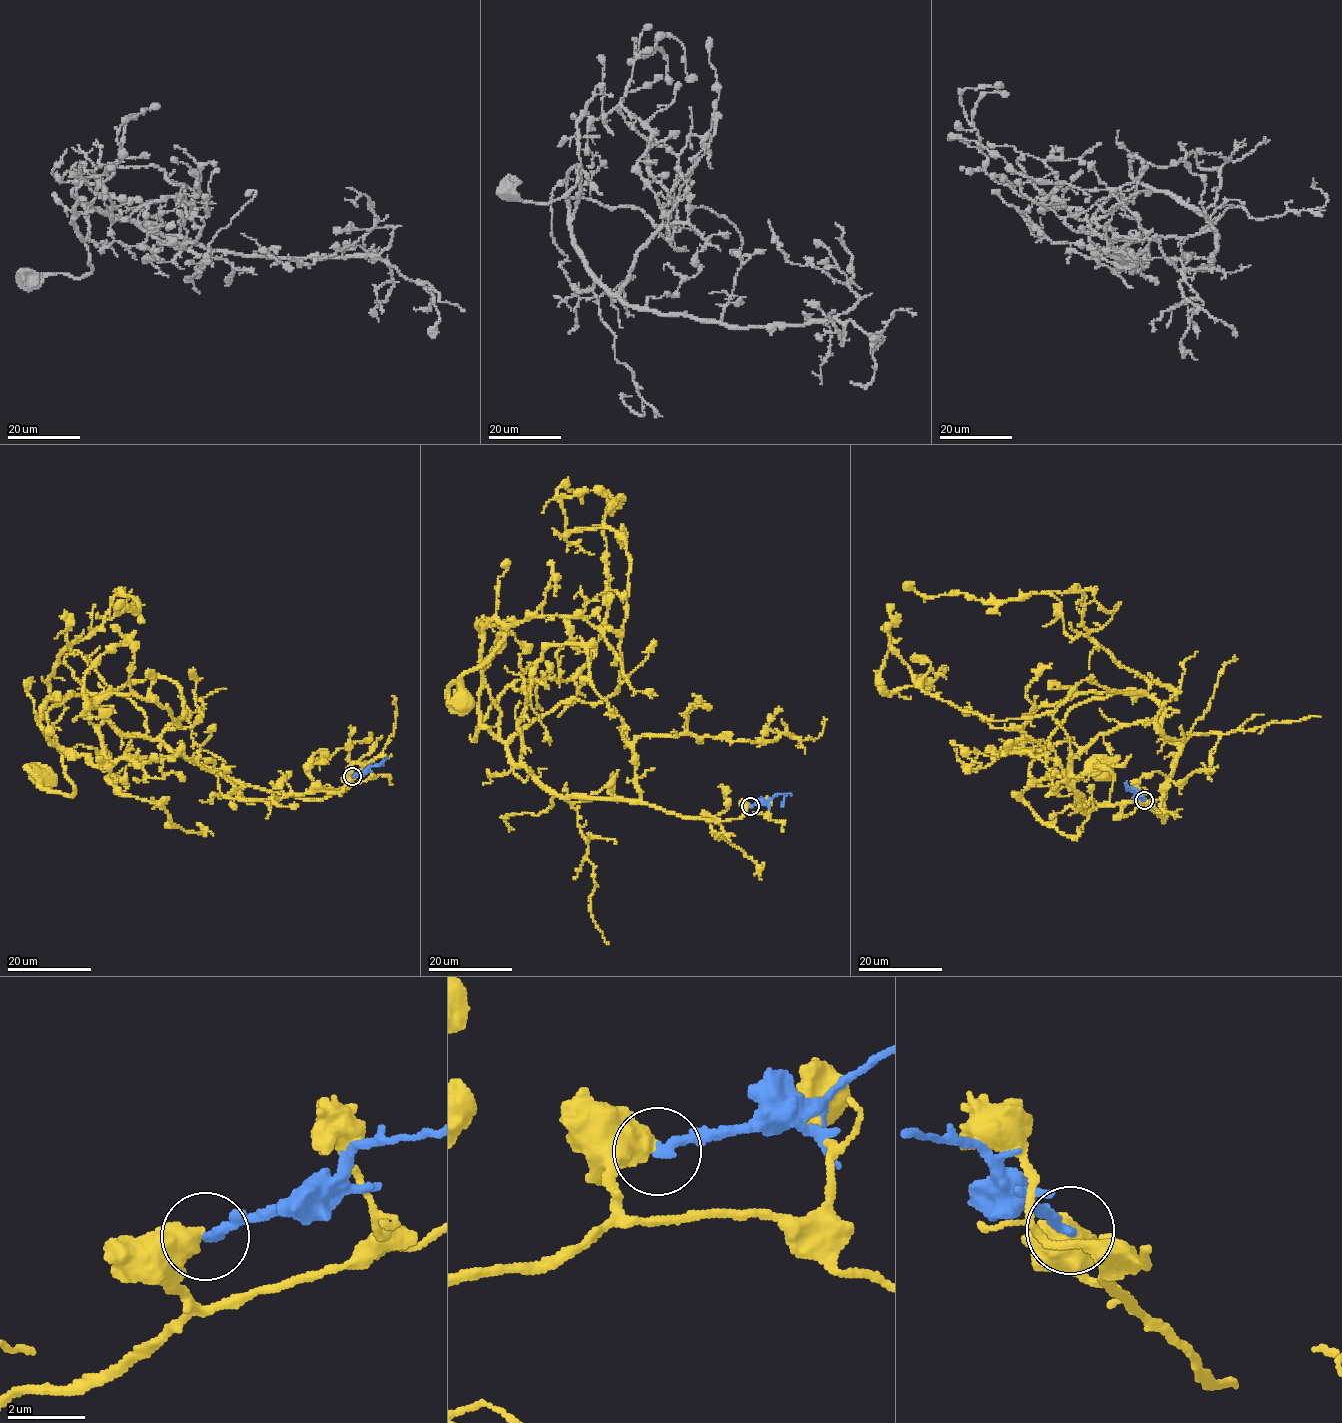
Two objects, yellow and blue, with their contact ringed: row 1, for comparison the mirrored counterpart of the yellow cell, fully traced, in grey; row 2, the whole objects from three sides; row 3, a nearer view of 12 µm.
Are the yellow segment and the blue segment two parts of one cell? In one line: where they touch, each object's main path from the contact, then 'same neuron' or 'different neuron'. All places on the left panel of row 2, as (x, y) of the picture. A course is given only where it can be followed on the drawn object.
place (352, 776); course yellow (352, 777), (325, 798), (235, 783), (127, 737), (72, 692), (46, 715), (74, 792), (43, 780); course blue (352, 777), (382, 762), (382, 766); different neuron

